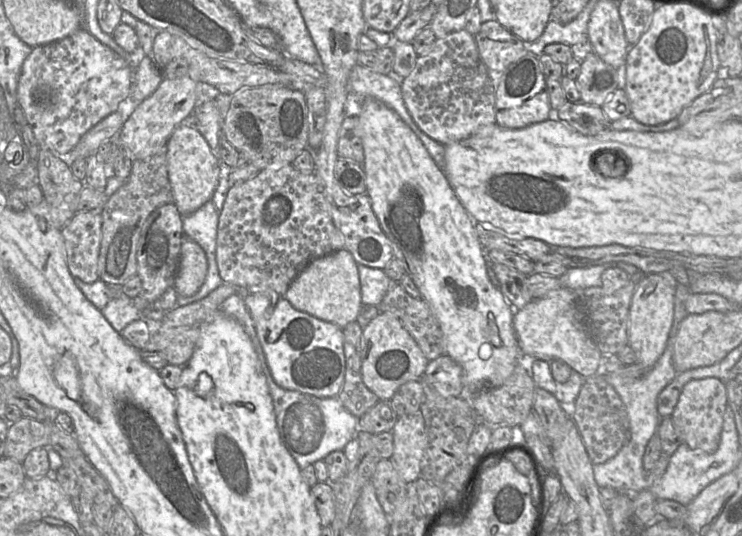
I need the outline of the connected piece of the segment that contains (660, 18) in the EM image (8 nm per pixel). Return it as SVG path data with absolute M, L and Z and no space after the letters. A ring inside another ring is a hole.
M690 1L655 6L646 30L637 43L630 46L622 69L622 88L628 96L632 118L648 126L665 124L678 118L686 106L711 88L720 68L714 18L717 16Z

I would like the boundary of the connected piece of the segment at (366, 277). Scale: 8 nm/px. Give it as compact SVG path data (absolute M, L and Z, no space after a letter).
M358 264L361 302L364 305L379 306L386 293L398 282L391 280L383 269Z

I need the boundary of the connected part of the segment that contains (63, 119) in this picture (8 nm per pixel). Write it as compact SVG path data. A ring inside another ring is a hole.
M81 27L59 41L32 48L21 68L17 102L25 113L40 149L68 158L89 129L118 110L119 104L130 95L132 84L133 70L127 61Z

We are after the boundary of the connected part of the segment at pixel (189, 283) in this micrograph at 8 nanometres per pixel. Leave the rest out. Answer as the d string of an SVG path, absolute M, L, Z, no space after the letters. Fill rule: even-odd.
M184 238L174 283L177 295L189 297L196 294L205 281L207 269L207 257L202 247L195 241Z

